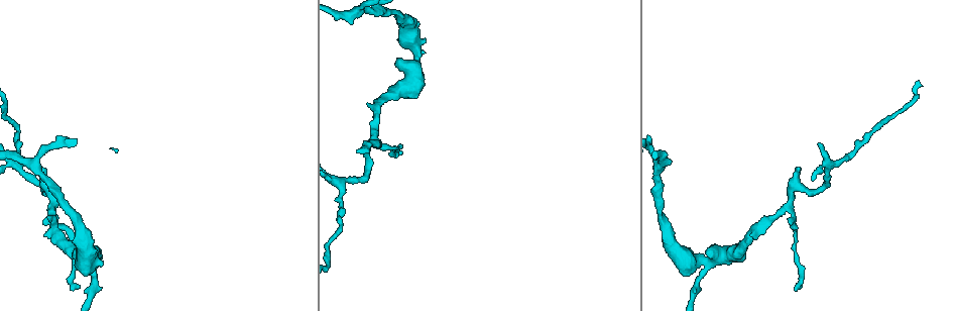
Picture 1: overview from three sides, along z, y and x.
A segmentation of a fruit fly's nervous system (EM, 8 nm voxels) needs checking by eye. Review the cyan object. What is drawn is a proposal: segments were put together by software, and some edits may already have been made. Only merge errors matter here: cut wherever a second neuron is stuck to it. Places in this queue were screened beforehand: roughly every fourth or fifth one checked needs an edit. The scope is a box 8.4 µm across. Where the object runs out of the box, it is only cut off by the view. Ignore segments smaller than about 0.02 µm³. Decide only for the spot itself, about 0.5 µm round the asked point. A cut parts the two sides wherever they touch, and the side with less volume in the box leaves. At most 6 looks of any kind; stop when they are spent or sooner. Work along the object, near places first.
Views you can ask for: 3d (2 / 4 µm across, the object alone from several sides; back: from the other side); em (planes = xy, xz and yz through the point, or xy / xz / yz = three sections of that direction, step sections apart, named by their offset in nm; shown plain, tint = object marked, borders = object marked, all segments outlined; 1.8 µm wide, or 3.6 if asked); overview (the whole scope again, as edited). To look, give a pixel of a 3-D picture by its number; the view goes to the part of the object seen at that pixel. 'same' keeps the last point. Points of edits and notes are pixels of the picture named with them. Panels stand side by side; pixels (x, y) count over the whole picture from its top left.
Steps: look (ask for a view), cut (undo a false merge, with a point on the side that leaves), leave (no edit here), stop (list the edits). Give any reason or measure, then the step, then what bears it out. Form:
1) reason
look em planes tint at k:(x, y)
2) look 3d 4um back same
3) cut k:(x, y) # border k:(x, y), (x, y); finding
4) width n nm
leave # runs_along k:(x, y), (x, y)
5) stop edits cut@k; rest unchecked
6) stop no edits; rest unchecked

four or more arms meet
look em planes tint at 1:(829, 167)

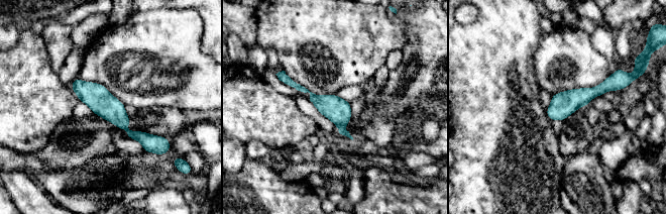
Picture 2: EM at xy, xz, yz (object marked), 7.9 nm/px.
leave # runs_along 2:(76, 82), (129, 133), (160, 140); all the same neuron

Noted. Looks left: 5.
abrupt turn
look 3d 2um back at 1:(785, 208)

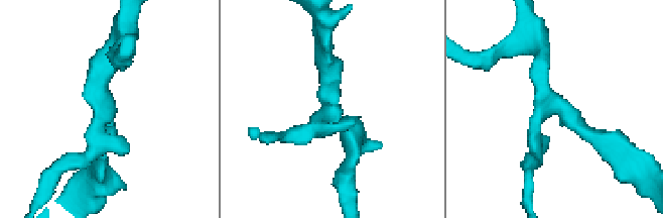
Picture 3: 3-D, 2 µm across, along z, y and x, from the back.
arms 3; shape alone is not enough
look em 3.6um xz step 16 tint at 3:(327, 109)

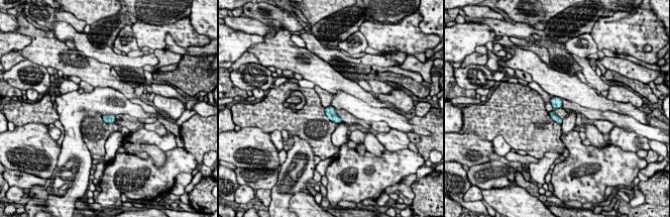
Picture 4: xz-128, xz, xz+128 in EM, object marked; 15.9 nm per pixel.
look em 3.6um planes tint same

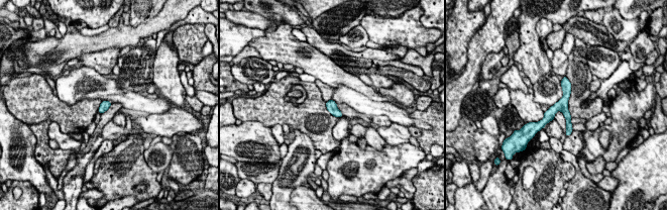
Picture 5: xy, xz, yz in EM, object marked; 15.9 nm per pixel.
leave # runs_along 5:(564, 80), (565, 98), (537, 124); one neuron here

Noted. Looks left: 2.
sudden change in width
look 3d 4um at 1:(411, 42)

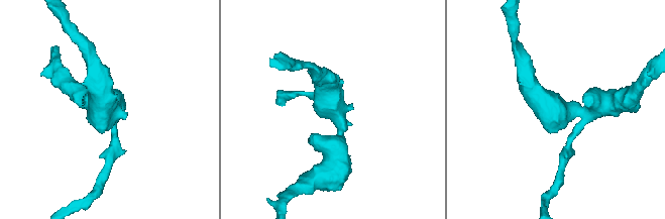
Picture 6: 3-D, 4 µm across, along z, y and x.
arms 3; now the EM
look em planes tint at 6:(105, 111)

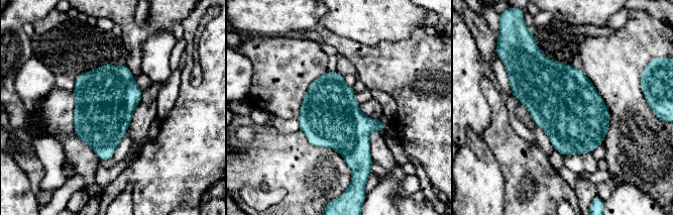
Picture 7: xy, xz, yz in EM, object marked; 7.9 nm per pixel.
leave # all the same neuron

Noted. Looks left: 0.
stop no edits; rest unchecked

